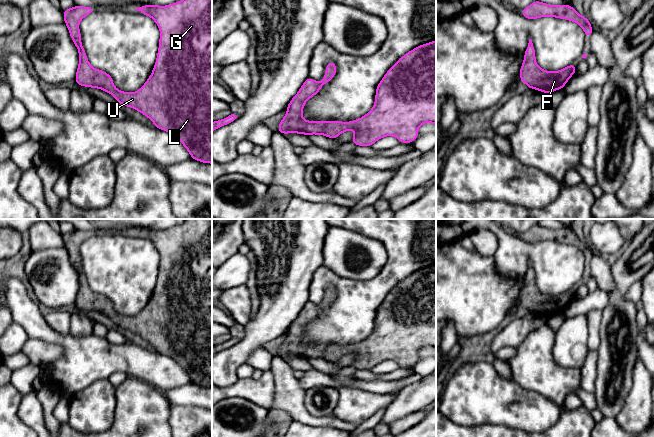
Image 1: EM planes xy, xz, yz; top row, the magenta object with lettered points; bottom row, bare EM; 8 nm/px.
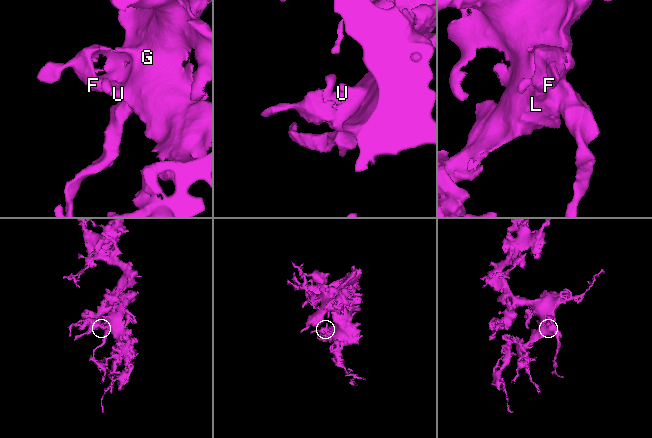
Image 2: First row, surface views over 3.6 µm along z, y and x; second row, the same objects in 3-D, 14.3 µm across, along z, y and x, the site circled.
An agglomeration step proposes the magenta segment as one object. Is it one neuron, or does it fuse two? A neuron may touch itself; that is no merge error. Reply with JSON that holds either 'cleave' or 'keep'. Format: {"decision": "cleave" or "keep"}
{"decision": "keep"}

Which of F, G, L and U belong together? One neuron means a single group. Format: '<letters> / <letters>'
F G L U

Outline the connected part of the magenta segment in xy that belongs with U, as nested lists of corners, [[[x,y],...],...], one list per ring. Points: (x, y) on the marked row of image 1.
[[[181,0],[166,6],[144,5],[135,10],[150,16],[156,22],[161,36],[153,71],[145,84],[133,93],[118,90],[113,85],[112,77],[105,71],[94,69],[87,59],[81,43],[79,22],[85,16],[93,13],[94,7],[73,6],[62,11],[64,22],[79,52],[75,83],[85,87],[99,88],[110,93],[120,105],[139,111],[147,116],[155,127],[174,135],[188,150],[192,159],[212,164],[212,0]]]

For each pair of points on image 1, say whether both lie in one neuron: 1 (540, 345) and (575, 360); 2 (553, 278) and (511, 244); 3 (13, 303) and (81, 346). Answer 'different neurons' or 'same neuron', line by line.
1: different neurons
2: same neuron
3: same neuron

